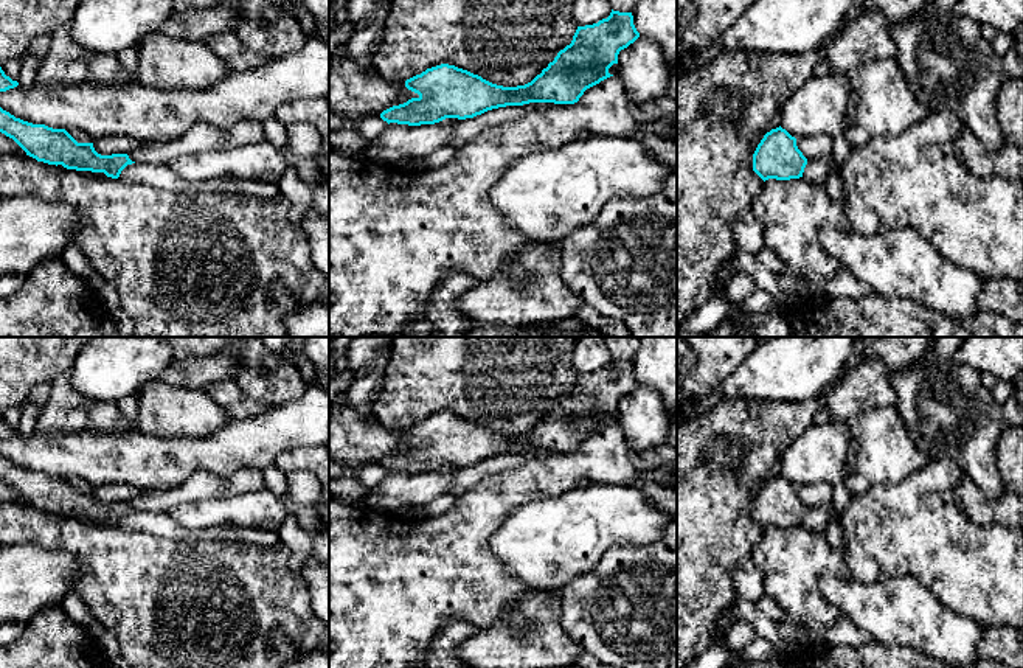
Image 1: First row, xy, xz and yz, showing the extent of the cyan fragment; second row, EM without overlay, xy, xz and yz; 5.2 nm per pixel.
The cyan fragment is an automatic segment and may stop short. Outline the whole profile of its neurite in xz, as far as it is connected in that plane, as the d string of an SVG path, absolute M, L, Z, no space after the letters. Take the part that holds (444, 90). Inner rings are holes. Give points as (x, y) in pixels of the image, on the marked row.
M612 9L607 19L593 25L577 26L571 43L560 50L554 61L525 85L497 85L467 70L441 64L407 79L405 87L419 96L383 110L380 118L388 124L421 126L435 124L446 118L473 118L487 110L506 106L523 106L529 103L574 104L587 89L613 76L609 73L609 68L618 64L619 51L627 48L638 37L640 33L633 25L632 12Z

